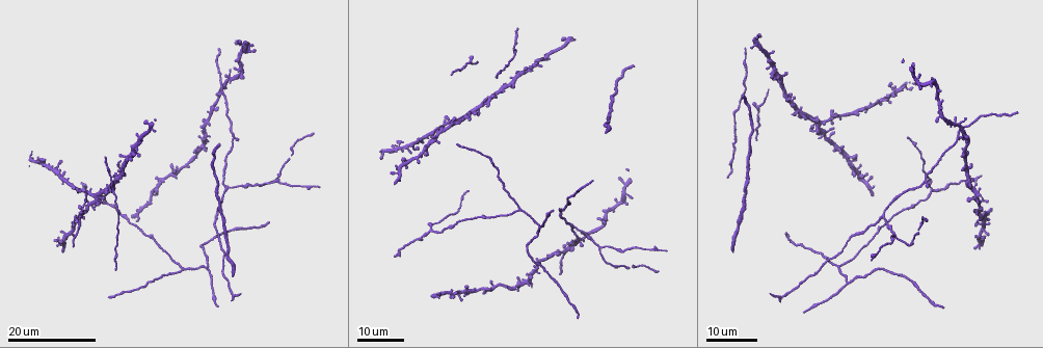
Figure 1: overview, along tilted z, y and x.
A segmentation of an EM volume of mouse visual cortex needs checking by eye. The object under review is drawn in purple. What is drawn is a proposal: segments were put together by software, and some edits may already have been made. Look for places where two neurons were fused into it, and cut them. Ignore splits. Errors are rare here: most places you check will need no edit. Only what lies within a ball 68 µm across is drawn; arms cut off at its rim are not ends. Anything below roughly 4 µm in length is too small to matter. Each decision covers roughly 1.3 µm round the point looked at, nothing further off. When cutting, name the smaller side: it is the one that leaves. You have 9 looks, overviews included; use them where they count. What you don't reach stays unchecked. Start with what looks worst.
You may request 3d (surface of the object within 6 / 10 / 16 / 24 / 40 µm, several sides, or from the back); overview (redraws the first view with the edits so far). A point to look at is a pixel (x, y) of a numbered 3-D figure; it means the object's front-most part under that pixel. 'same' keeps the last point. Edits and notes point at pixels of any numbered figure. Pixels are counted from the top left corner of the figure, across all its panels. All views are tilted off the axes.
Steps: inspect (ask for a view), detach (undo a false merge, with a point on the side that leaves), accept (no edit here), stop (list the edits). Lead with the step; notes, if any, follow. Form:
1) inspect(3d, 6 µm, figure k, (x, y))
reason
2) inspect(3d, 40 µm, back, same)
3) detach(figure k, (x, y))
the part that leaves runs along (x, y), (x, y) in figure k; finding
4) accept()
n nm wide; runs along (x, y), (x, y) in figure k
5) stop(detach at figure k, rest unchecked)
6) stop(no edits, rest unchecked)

inspect(3d, 24 µm, figure 1, (223, 84))
four-way junction

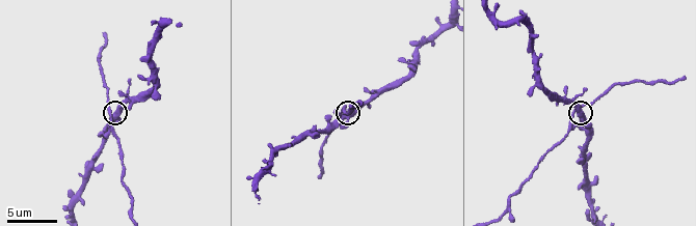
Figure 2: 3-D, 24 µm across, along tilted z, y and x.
inspect(3d, 10 µm, figure 2, (111, 110))

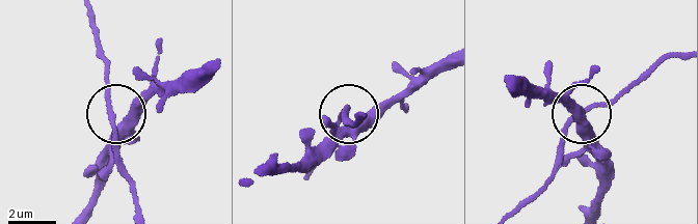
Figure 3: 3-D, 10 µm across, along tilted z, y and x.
accept()
runs along (516, 211), (555, 165), (568, 124), (614, 100), (645, 72) in figure 3; continuous, no second neuron

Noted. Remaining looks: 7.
inspect(3d, 16 µm, figure 1, (600, 247))
branch point

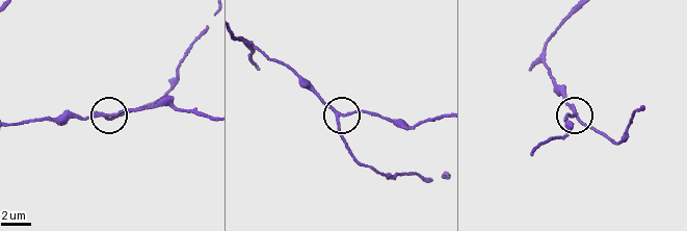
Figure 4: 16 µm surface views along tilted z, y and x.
inspect(3d, 6 µm, figure 4, (107, 115))

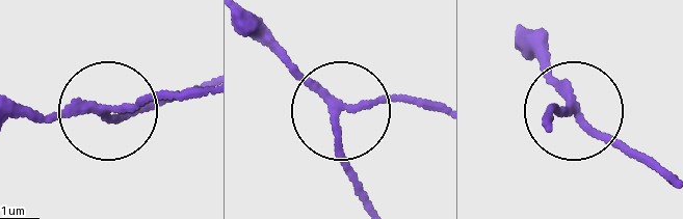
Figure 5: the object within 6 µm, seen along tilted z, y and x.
accept()
3 arms; runs along (519, 30), (572, 102), (542, 124) in figure 5; all the same neuron

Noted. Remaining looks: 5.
inspect(3d, 24 µm, figure 1, (207, 267))
two arms in line, one across

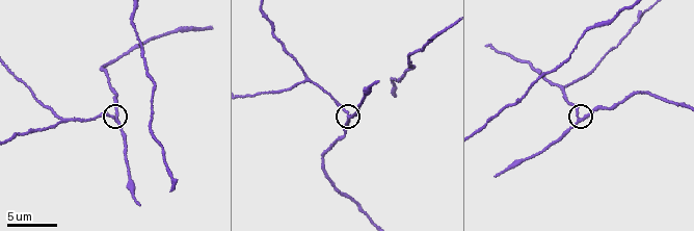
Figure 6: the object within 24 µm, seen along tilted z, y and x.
inspect(3d, 6 µm, figure 6, (578, 123))

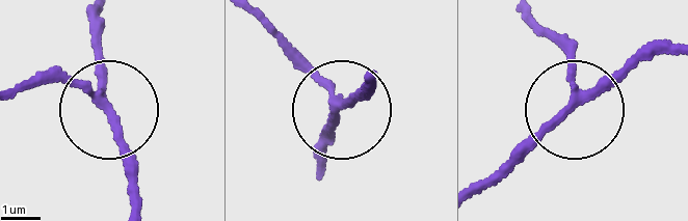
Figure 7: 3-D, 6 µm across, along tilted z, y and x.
inspect(3d, 6 µm, back, figure 7, (336, 107))

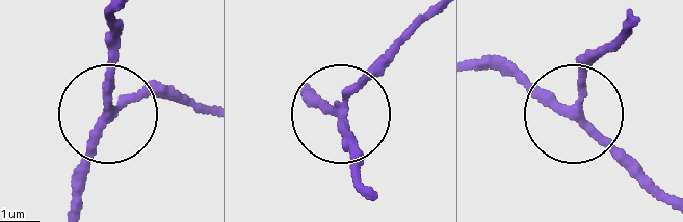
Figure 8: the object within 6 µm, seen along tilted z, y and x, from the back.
accept()
200 nm wide; one neuron here

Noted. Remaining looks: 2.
inspect(3d, 24 µm, figure 1, (572, 226))
branch point

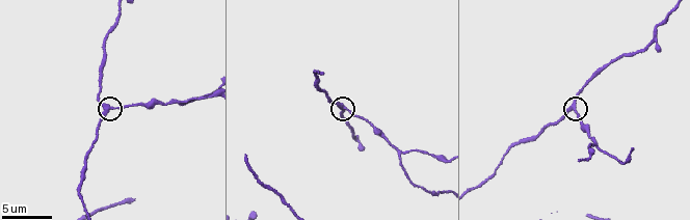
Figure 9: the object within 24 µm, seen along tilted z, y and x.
inspect(3d, 10 µm, figure 9, (106, 107))

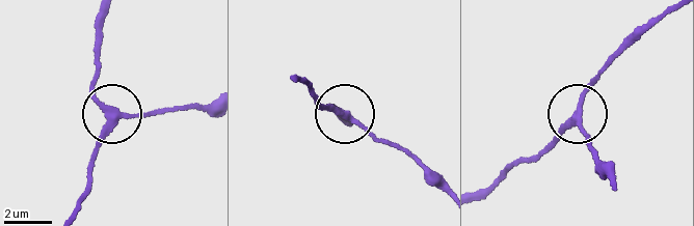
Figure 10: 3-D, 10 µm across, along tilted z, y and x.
accept()
runs along (75, 209), (110, 114), (141, 117), (186, 108) in figure 10; continuous, no second neuron

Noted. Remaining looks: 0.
stop(no edits, rest unchecked)

